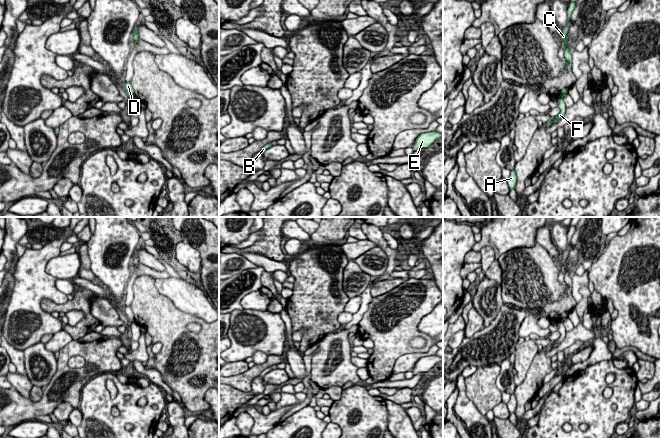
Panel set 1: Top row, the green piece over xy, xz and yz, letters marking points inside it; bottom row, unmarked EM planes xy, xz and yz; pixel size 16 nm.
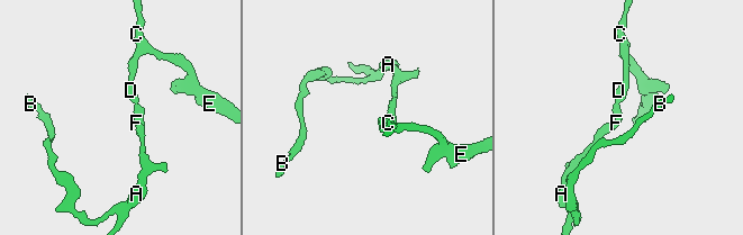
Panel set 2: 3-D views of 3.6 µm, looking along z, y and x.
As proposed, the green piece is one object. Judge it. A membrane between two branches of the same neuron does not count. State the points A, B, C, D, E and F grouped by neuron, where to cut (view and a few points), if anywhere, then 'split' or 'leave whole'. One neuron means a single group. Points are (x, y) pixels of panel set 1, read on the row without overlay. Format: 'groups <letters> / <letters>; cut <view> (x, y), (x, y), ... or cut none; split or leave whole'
groups A B F / C D E; cut xy (132, 321), (134, 322); split

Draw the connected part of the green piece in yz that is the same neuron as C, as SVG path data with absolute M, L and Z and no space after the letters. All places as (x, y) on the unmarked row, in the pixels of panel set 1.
M568 249L561 254L560 261L564 272L564 281L568 287L567 293L572 294L572 272L568 269L567 257Z

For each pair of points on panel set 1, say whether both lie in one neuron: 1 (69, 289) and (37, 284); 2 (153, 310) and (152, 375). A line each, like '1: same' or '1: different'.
1: different
2: different

